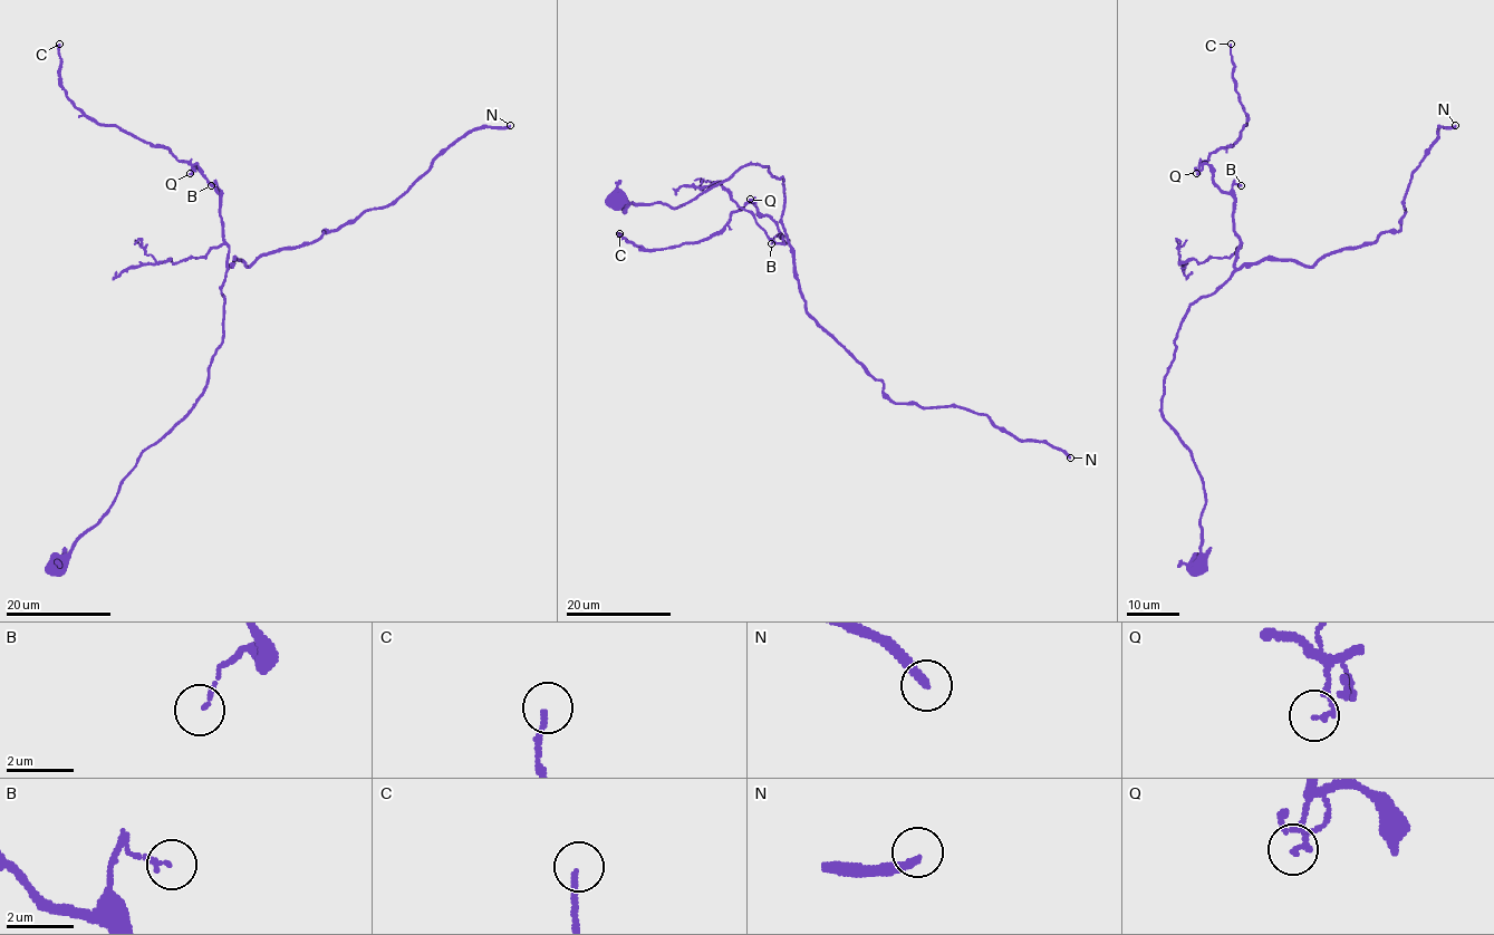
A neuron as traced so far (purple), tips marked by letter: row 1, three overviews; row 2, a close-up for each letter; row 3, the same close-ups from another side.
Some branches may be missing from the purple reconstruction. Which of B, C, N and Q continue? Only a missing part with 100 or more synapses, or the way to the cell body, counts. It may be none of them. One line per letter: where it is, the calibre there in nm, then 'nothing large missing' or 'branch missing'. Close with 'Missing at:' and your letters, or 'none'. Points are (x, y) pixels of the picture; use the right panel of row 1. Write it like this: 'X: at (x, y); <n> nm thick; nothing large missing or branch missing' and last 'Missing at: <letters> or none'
B: at (1241, 185); 120 nm thick; nothing large missing
C: at (1231, 44); 130 nm thick; nothing large missing
N: at (1455, 125); 240 nm thick; branch missing
Q: at (1196, 173); 140 nm thick; nothing large missing
Missing at: N

